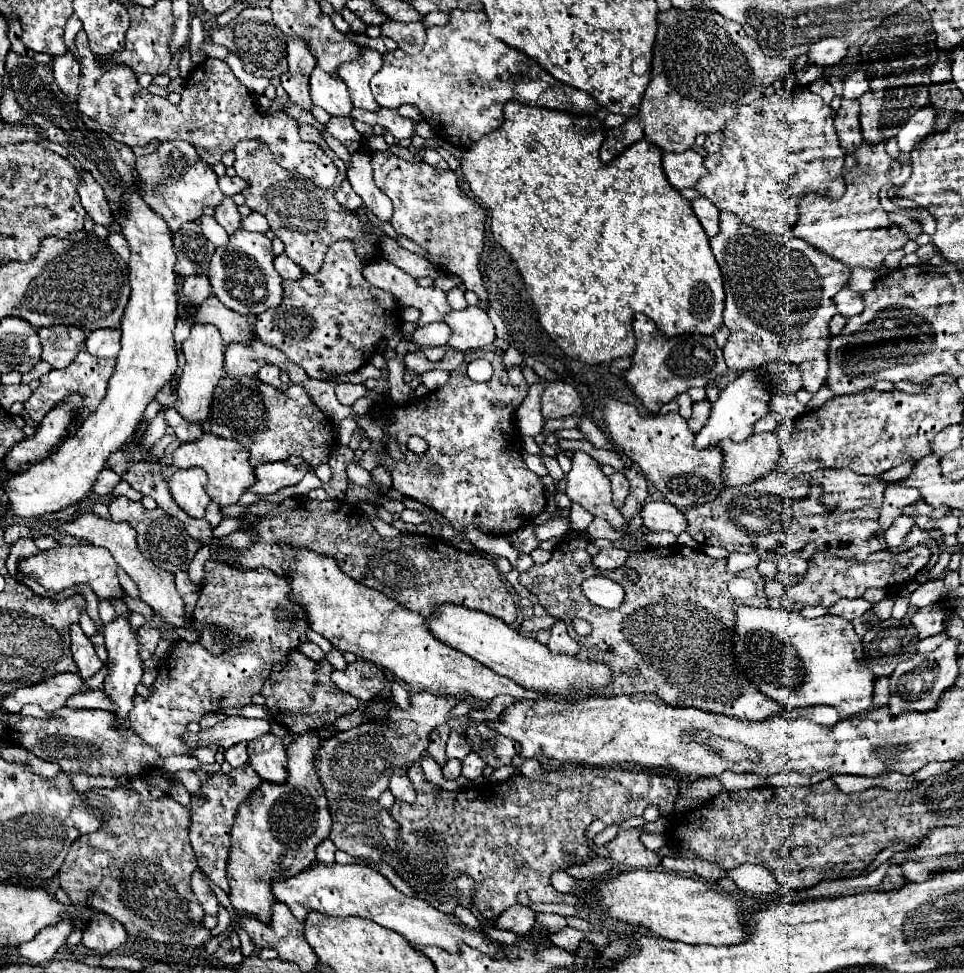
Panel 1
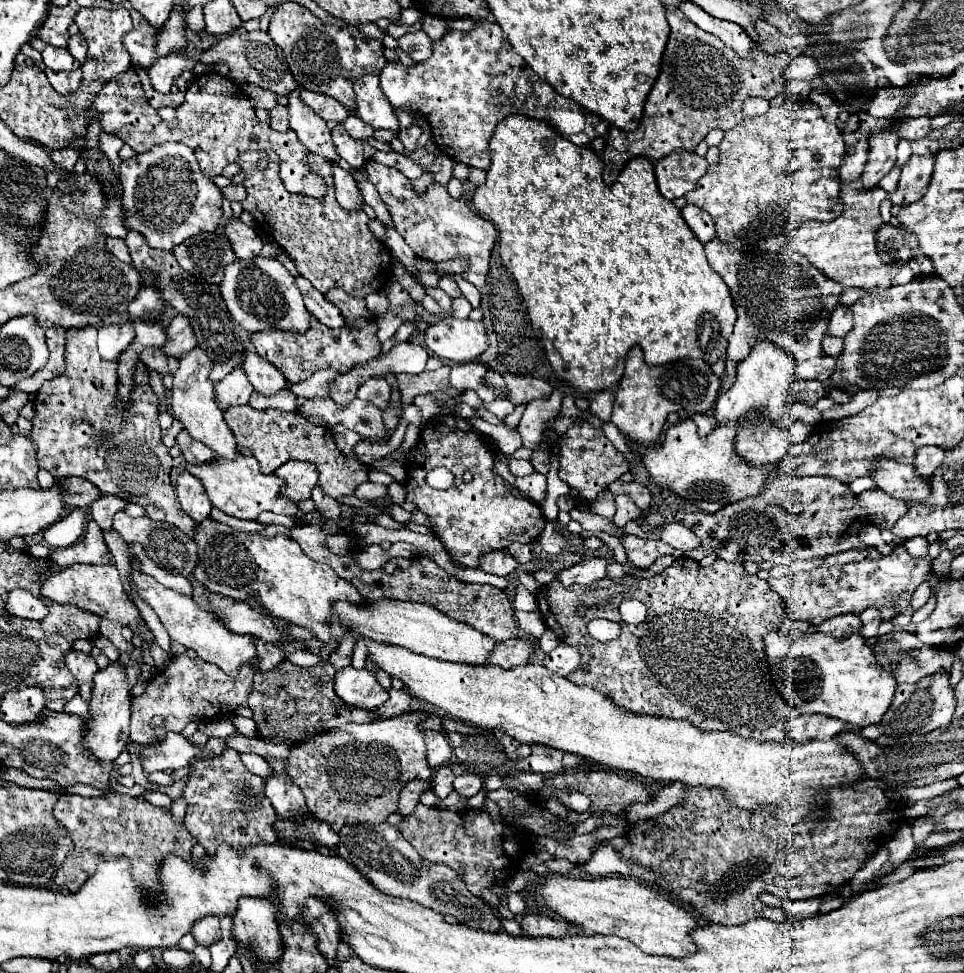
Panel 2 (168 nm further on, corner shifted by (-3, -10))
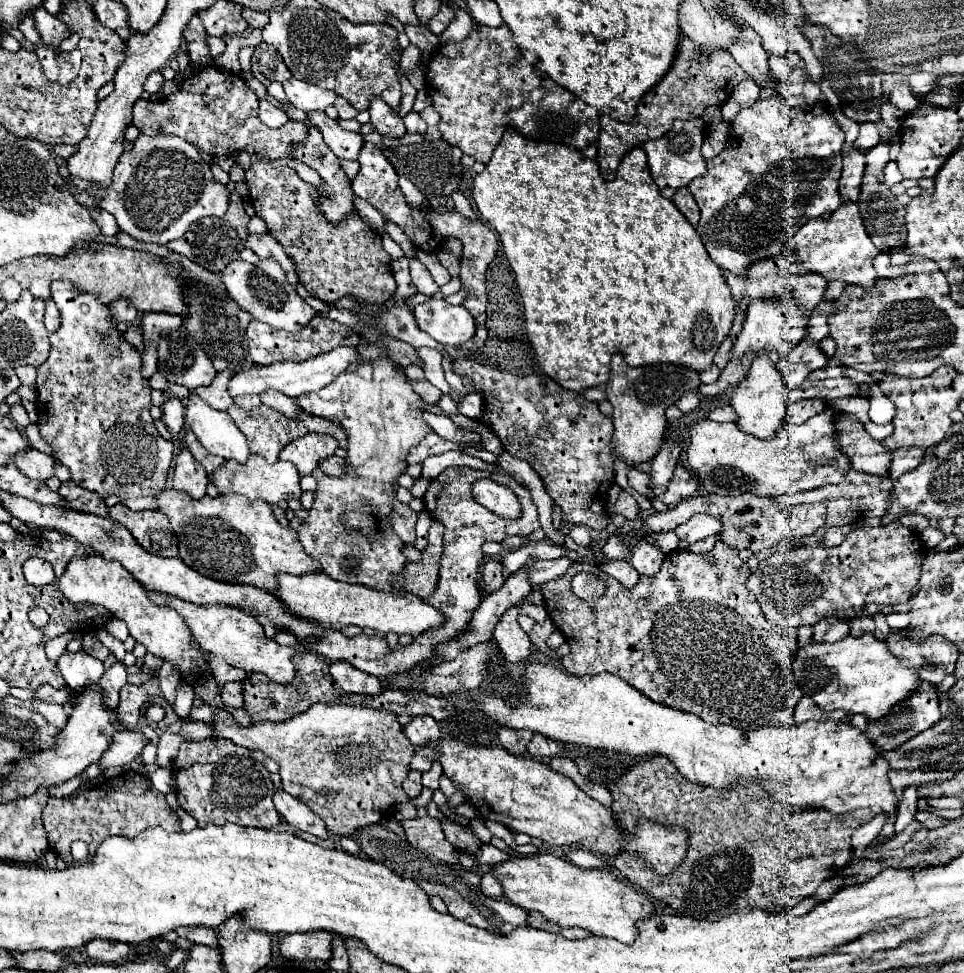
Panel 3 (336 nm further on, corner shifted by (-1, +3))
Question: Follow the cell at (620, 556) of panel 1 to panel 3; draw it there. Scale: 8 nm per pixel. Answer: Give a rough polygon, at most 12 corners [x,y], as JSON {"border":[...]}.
{"border":[[570,558],[538,560],[530,570],[532,584],[544,584],[566,574]]}

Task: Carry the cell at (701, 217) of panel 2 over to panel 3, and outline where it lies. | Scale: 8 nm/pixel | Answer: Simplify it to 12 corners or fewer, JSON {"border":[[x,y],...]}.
{"border":[[680,188],[672,202],[690,220],[692,226],[700,220],[698,204]]}

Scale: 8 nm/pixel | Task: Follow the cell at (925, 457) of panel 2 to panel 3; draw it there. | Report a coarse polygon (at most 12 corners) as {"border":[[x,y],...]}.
{"border":[[924,448],[894,450],[890,476],[900,478],[924,460]]}

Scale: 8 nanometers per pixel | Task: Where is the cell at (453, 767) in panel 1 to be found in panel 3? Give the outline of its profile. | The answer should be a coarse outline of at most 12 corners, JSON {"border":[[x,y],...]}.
{"border":[[434,762],[422,774],[422,784],[436,790],[442,776],[442,764]]}

